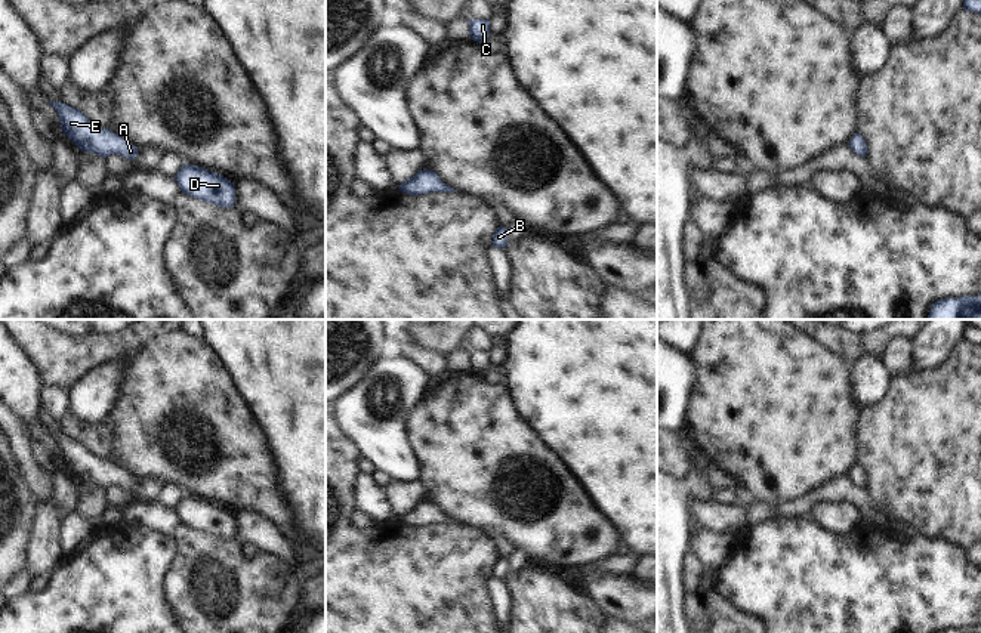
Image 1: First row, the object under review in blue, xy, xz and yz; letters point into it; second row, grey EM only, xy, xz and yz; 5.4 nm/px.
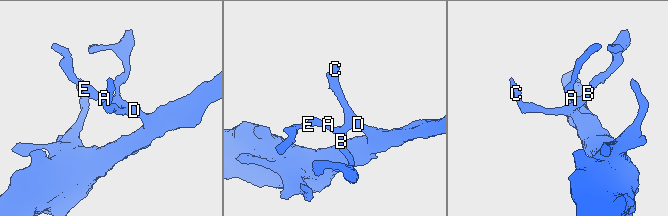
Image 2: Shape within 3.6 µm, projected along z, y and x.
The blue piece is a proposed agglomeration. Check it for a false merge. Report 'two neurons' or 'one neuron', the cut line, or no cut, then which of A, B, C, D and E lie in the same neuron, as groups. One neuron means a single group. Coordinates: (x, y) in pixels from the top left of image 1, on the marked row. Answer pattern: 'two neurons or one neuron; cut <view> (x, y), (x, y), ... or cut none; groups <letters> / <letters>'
one neuron; cut none; groups A B C D E

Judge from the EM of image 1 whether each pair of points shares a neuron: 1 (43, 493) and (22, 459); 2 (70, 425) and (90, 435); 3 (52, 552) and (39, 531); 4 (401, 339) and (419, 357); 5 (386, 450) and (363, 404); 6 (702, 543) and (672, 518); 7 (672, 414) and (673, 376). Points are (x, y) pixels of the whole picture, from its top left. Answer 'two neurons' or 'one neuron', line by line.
1: one neuron
2: one neuron
3: one neuron
4: one neuron
5: one neuron
6: two neurons
7: one neuron

